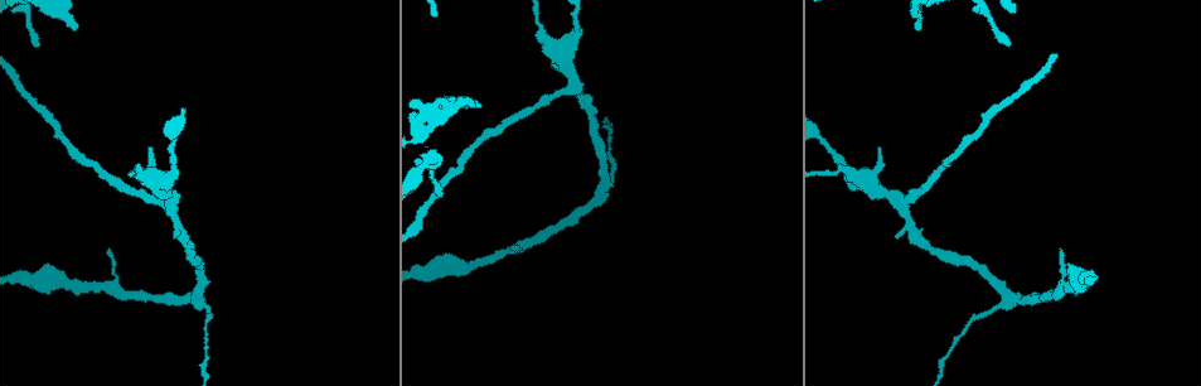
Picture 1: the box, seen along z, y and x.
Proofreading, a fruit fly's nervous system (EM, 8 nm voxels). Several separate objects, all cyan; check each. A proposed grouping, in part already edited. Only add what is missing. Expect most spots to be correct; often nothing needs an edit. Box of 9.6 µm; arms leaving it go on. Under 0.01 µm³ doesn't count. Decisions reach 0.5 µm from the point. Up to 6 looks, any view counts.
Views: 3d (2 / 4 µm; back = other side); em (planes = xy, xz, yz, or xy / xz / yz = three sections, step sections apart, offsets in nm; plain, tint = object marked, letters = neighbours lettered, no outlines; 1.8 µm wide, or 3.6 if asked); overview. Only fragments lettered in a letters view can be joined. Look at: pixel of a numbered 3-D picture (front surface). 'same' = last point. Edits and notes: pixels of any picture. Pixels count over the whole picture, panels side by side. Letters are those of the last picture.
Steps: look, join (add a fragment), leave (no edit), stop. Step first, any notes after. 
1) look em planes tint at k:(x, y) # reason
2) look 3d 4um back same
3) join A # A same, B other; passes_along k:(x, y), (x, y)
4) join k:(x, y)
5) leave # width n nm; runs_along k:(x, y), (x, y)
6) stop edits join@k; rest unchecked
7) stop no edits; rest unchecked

look 3d 4um at 1:(479, 107) # an open end

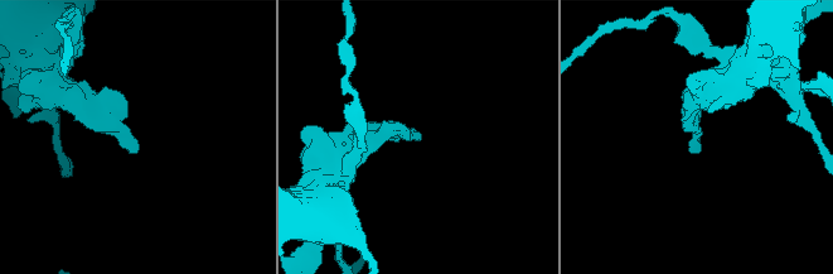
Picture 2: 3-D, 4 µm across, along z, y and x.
look em planes letters at 2:(131, 152) # need the tissue

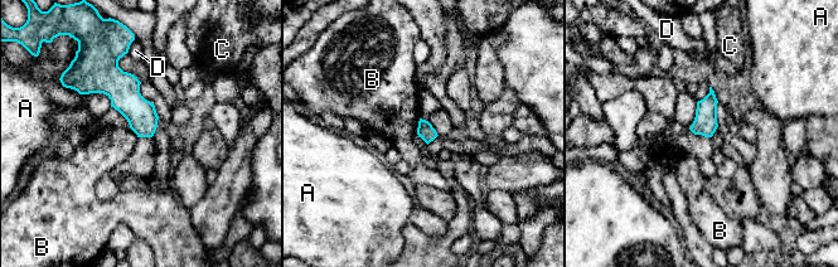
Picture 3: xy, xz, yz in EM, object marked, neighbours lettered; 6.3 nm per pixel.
leave # A other, B other, C other, D other; border 3:(420, 117), (417, 135); no lettered fragment goes on from it

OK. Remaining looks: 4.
look 3d 4um at 1:(440, 195) # tapers out

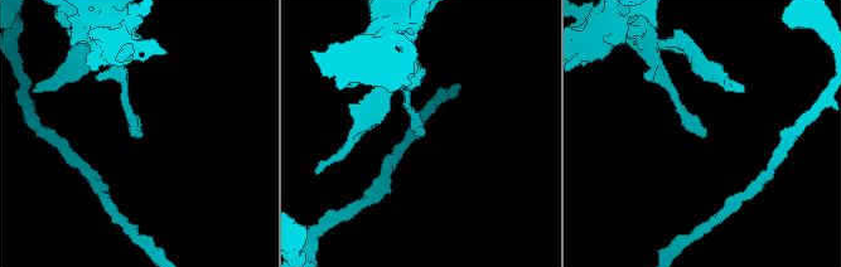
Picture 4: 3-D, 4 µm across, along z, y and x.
look em planes letters at 4:(139, 135)

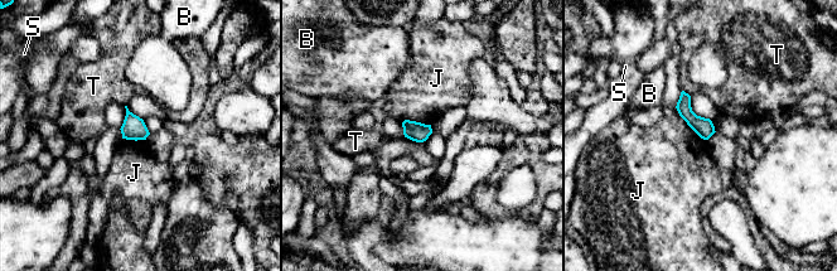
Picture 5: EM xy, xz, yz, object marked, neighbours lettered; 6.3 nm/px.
leave # longest_contact J 360 nm; B other, J other, S other, T other; border 5:(681, 91), (677, 112), (705, 140); none of them fits

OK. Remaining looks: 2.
look em planes letters at 1:(150, 150) # thin end

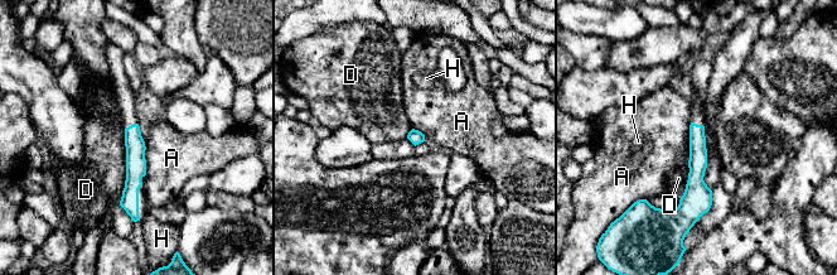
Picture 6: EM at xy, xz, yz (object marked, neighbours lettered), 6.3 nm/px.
leave # A other, D other, H other; runs_along 6:(693, 126), (697, 172), (691, 213); no lettered fragment goes on from it

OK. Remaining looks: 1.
stop no edits; rest unchecked

